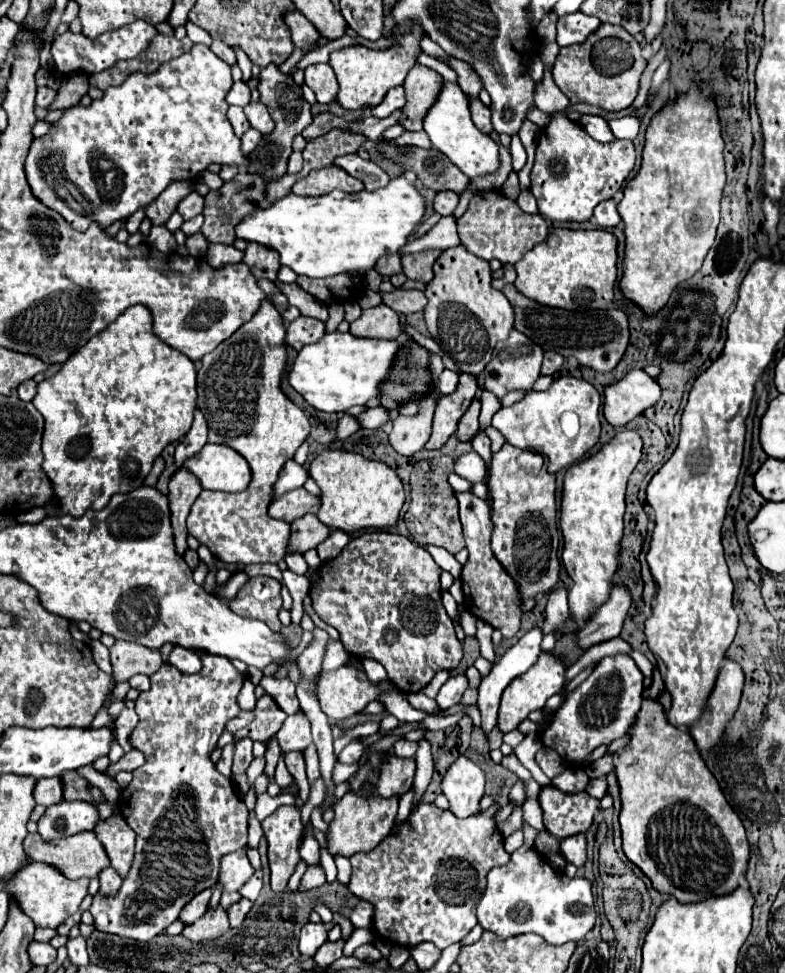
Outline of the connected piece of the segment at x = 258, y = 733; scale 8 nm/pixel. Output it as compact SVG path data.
M263 695L255 707L255 721L249 727L237 731L235 741L243 737L251 737L253 741L267 741L271 735L275 735L281 729L285 719L287 719L285 711L281 711L277 703L269 699L269 695Z

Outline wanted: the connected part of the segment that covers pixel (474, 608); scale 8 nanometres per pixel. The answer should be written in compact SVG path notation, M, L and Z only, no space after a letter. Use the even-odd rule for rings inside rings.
M457 493L459 501L459 513L461 513L461 523L463 523L463 535L469 551L469 559L463 565L461 571L461 581L463 581L463 593L465 593L465 609L473 613L475 617L483 619L491 627L499 629L503 637L515 637L519 627L521 627L521 593L517 593L517 585L513 583L513 577L501 567L501 563L495 559L491 551L491 533L493 533L493 523L491 523L491 509L489 503L479 499L473 493Z

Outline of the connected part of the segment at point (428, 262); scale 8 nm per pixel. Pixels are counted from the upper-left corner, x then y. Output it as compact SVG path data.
M423 251L423 253L409 253L409 255L401 255L403 261L403 273L409 279L415 281L431 281L433 279L433 263L439 257L441 251Z

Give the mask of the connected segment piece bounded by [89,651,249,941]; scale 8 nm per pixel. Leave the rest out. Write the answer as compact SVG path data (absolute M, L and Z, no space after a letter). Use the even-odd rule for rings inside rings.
M197 651L197 655L201 655L201 671L185 675L173 665L163 665L151 675L151 689L143 691L135 701L139 723L129 735L129 745L145 755L145 763L141 769L133 771L133 781L121 791L117 801L117 809L137 833L135 863L115 897L105 897L101 893L93 897L89 911L95 919L93 925L99 931L137 941L153 939L179 919L181 909L193 895L217 883L219 859L247 845L249 809L237 795L231 777L221 775L211 761L211 751L217 747L225 723L241 711L237 697L245 683L245 675L235 669L231 659L209 655L207 651Z

